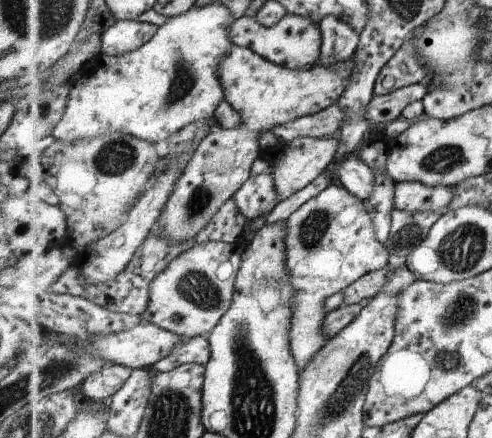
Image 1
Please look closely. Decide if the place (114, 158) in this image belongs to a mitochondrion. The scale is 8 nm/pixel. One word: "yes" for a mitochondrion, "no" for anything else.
yes

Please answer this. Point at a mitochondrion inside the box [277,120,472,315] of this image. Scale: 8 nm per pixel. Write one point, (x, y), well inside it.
(313, 230)

